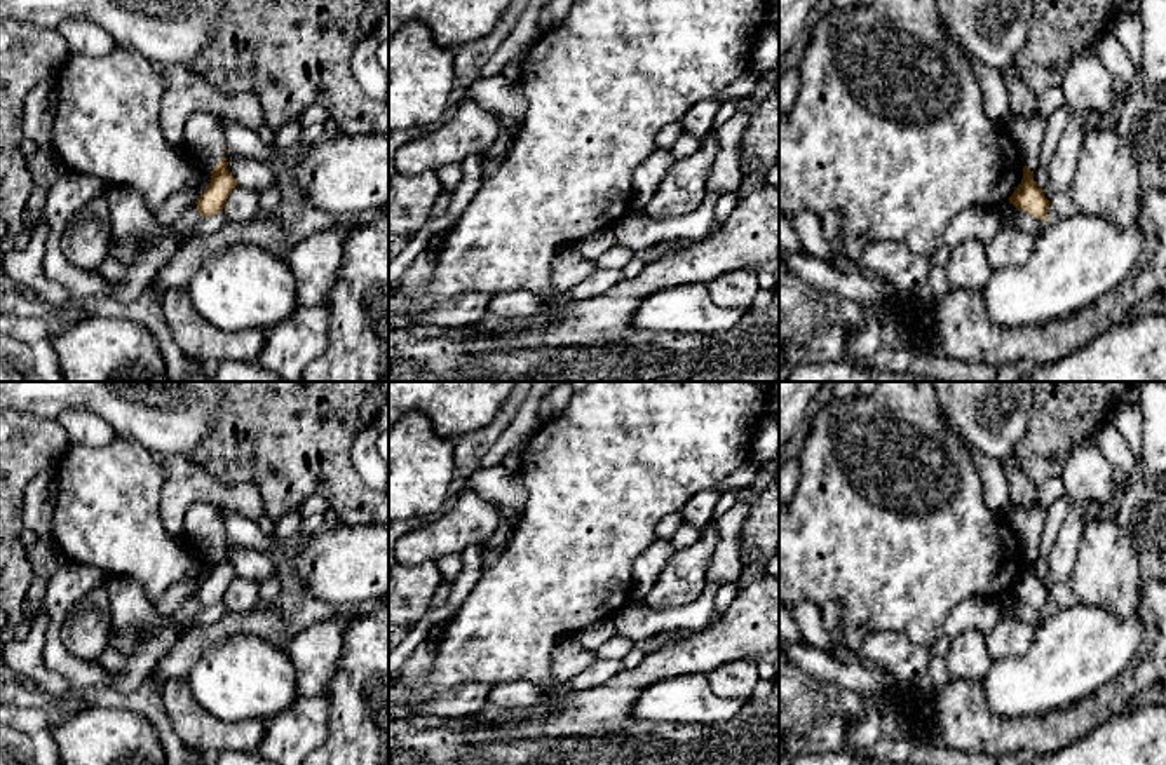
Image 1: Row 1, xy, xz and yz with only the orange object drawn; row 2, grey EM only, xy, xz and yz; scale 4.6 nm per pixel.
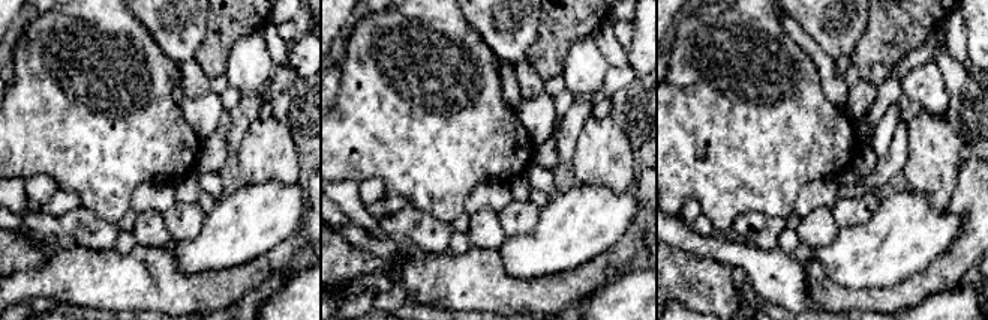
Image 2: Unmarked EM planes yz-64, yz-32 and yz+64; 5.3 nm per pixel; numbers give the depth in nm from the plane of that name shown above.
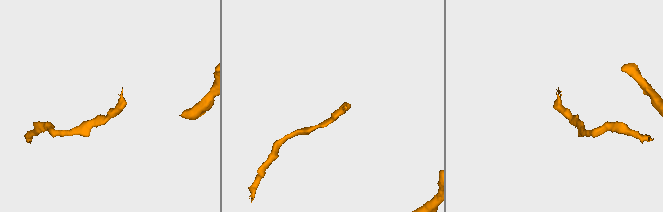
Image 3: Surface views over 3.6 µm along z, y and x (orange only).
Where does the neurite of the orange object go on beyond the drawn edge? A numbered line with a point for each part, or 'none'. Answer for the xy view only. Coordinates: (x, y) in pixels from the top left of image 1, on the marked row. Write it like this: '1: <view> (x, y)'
1: xy (203, 133)

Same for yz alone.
1: yz (1029, 131)

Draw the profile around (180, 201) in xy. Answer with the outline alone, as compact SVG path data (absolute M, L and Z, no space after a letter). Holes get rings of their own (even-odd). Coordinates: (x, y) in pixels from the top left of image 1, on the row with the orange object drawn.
M202 171L190 185L169 197L159 213L159 220L171 227L181 213L202 195L209 183L211 173Z

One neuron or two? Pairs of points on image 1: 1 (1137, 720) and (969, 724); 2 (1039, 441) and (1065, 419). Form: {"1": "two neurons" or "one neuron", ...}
{"1": "two neurons", "2": "one neuron"}

